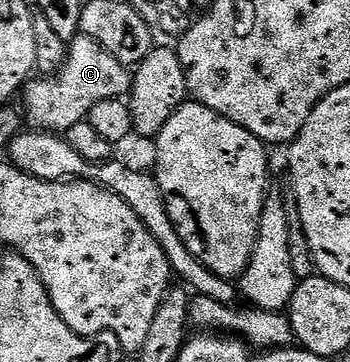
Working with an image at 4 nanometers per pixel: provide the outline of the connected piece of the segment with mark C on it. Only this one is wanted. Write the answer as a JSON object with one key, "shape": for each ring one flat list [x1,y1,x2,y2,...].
{"shape":[[76,36,67,47,67,58,64,66,55,76,40,76,29,81,23,87,24,110,22,118,28,122,33,131,47,132,49,135,63,135,65,132,75,130,87,119,90,108,102,100,104,94,113,98,120,98,116,90,124,86,124,82,132,82,132,74,124,78,124,73,129,70,120,59,113,54,108,54,92,38]]}

